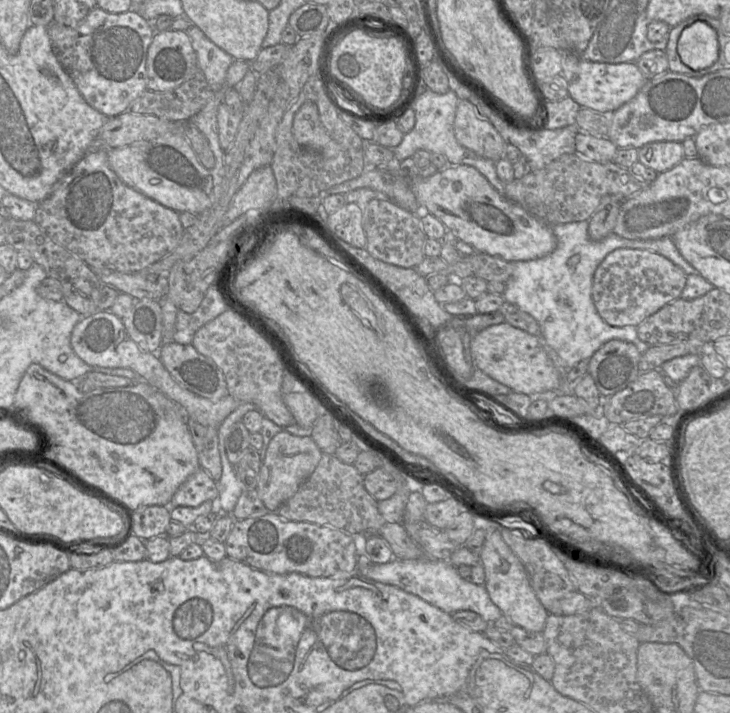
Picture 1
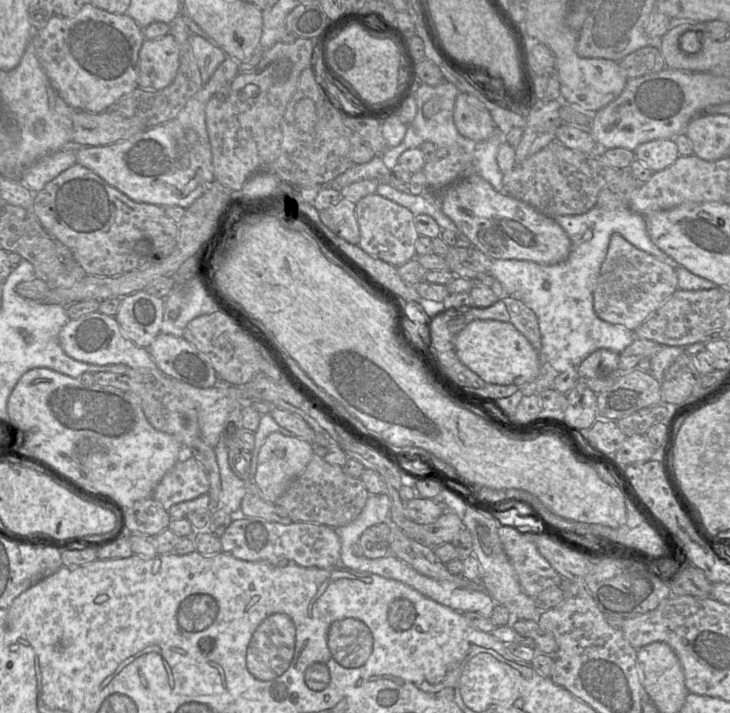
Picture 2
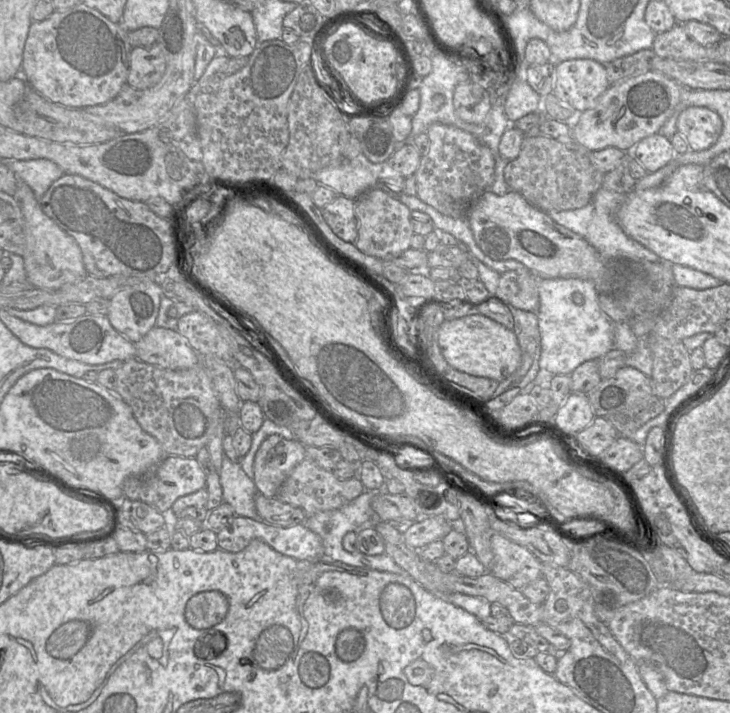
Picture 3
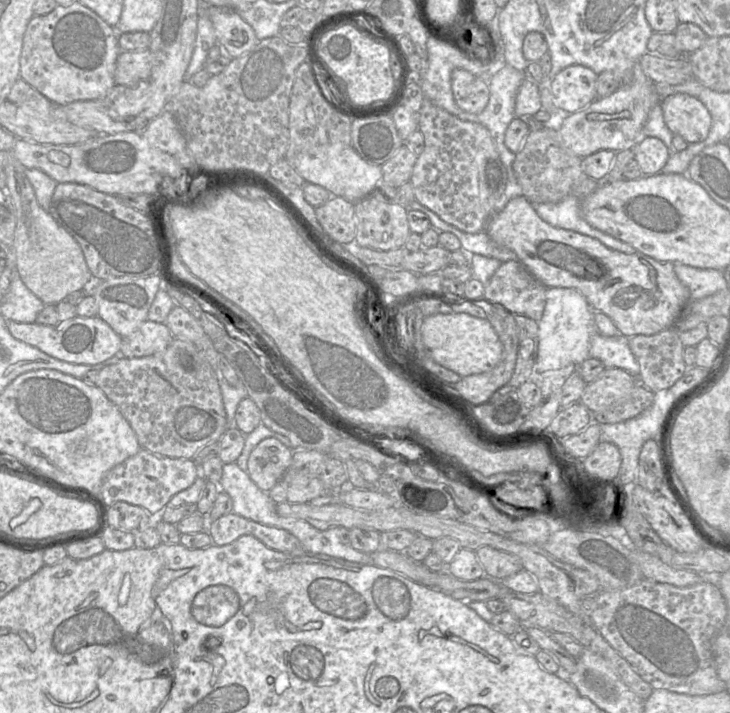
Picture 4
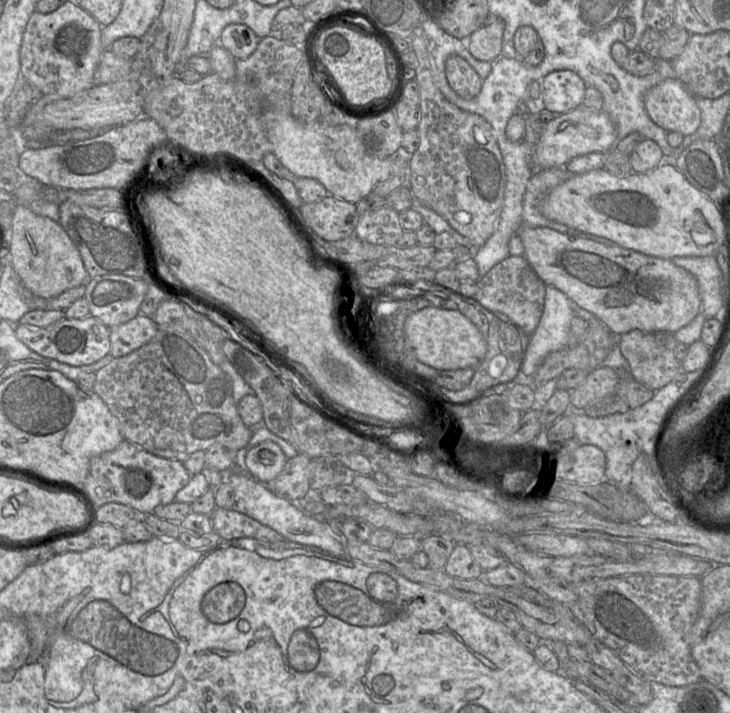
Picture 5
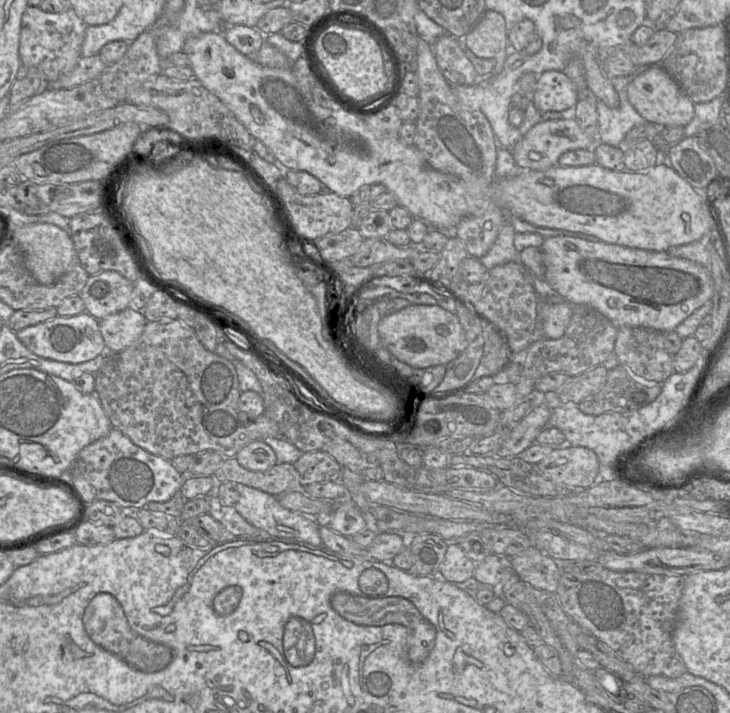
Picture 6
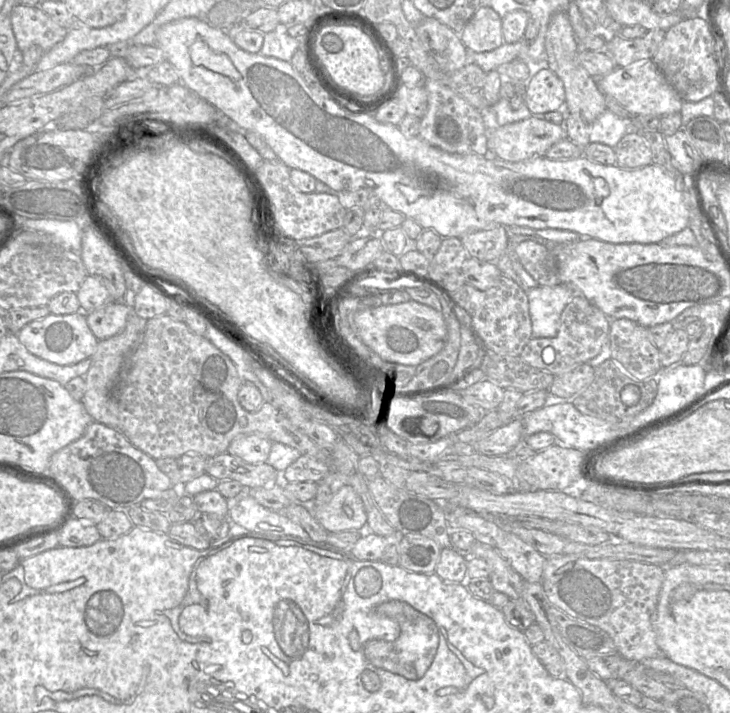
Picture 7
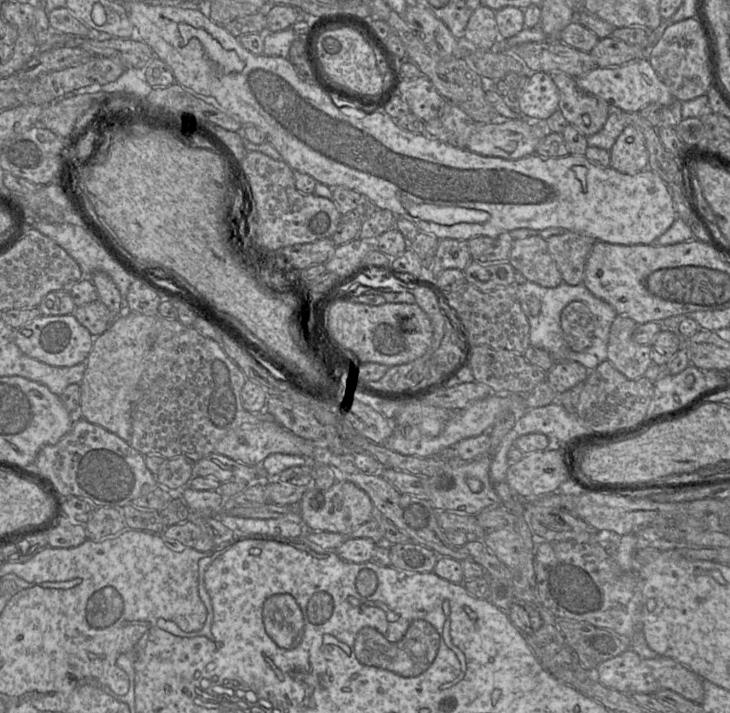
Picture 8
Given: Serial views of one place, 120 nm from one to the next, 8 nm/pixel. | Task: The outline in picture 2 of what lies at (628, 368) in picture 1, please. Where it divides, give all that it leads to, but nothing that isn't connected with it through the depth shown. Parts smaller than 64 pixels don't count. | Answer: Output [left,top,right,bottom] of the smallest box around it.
[577,349,621,394]

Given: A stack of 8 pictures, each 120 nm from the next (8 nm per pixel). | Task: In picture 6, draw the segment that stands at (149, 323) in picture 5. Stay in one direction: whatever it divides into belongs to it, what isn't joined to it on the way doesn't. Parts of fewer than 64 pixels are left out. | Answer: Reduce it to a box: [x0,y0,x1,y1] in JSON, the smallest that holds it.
[99,307,147,353]

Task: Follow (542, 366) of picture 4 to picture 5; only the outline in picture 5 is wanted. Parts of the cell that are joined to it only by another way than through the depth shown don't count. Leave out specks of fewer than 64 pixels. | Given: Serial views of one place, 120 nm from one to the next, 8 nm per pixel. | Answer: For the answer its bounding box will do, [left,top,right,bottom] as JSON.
[521,286,573,376]

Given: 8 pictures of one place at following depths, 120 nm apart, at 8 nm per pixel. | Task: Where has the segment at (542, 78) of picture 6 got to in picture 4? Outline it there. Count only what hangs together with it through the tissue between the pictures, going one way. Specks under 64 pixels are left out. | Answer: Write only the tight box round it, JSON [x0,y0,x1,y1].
[549,64,597,113]

